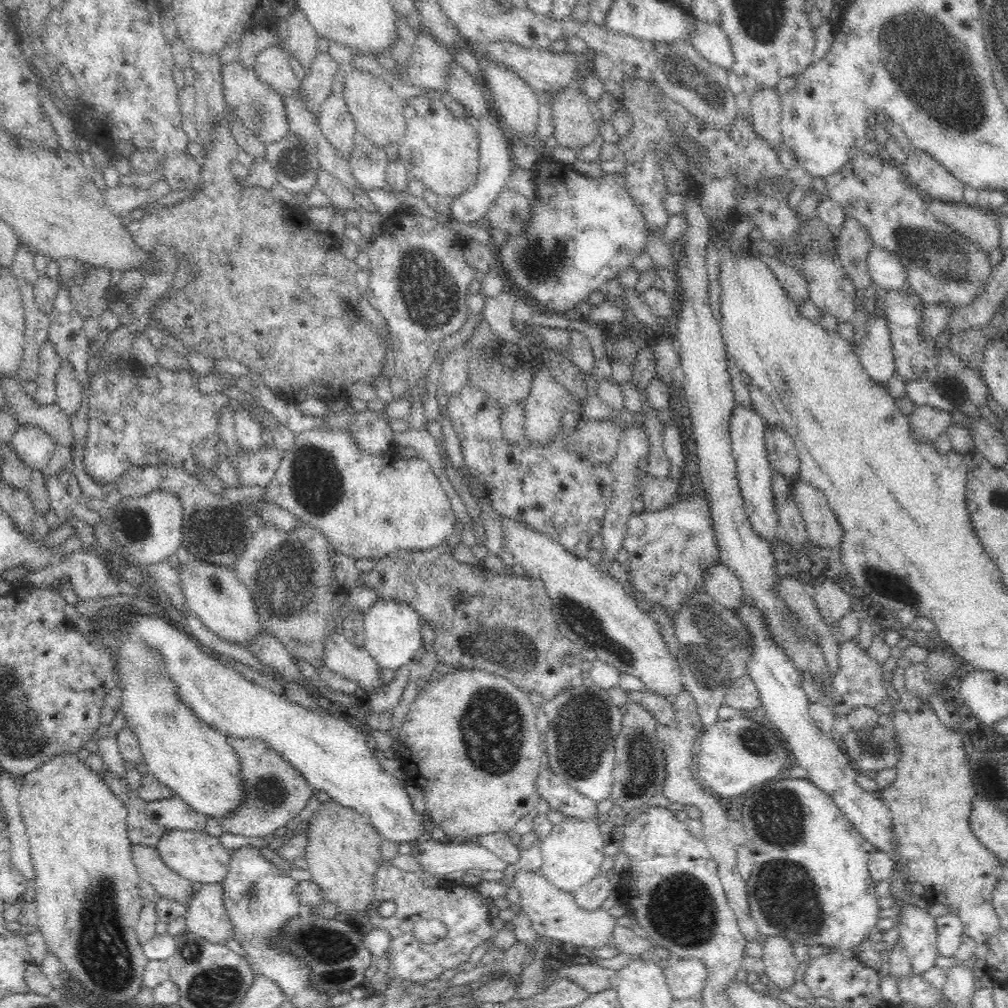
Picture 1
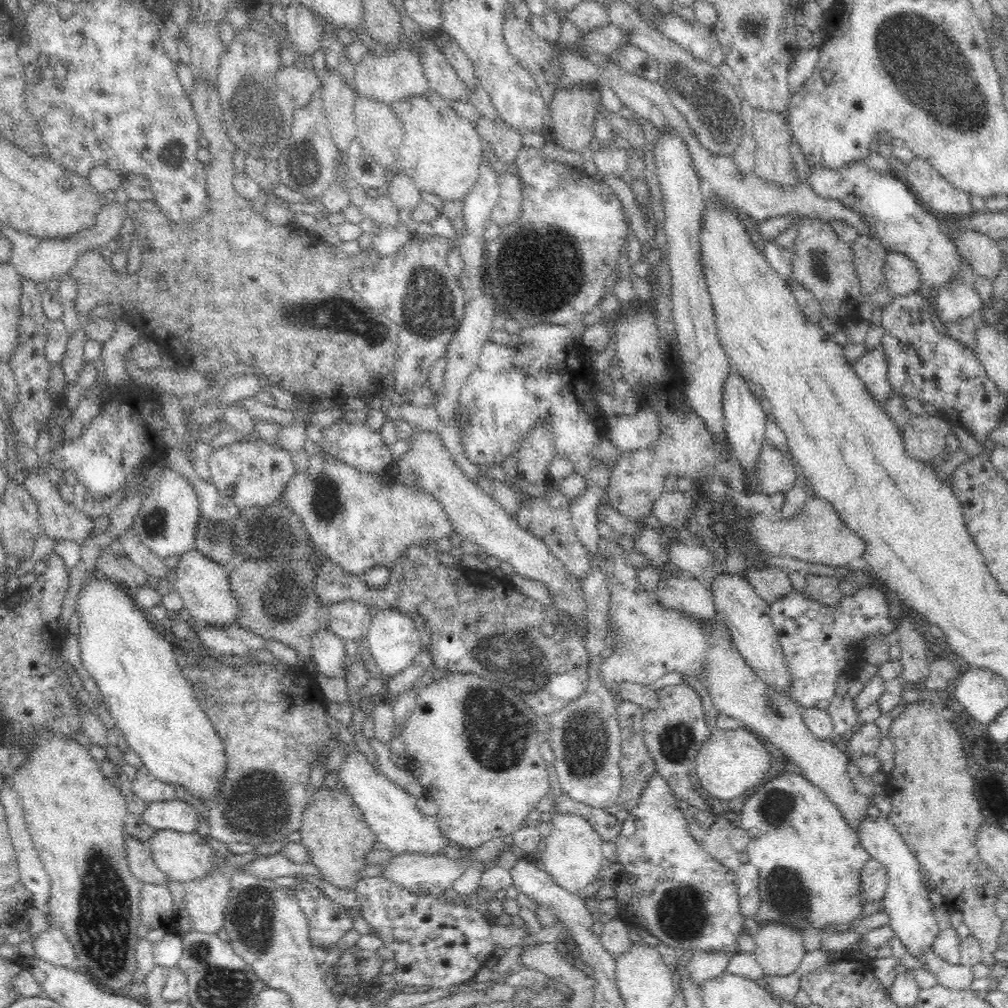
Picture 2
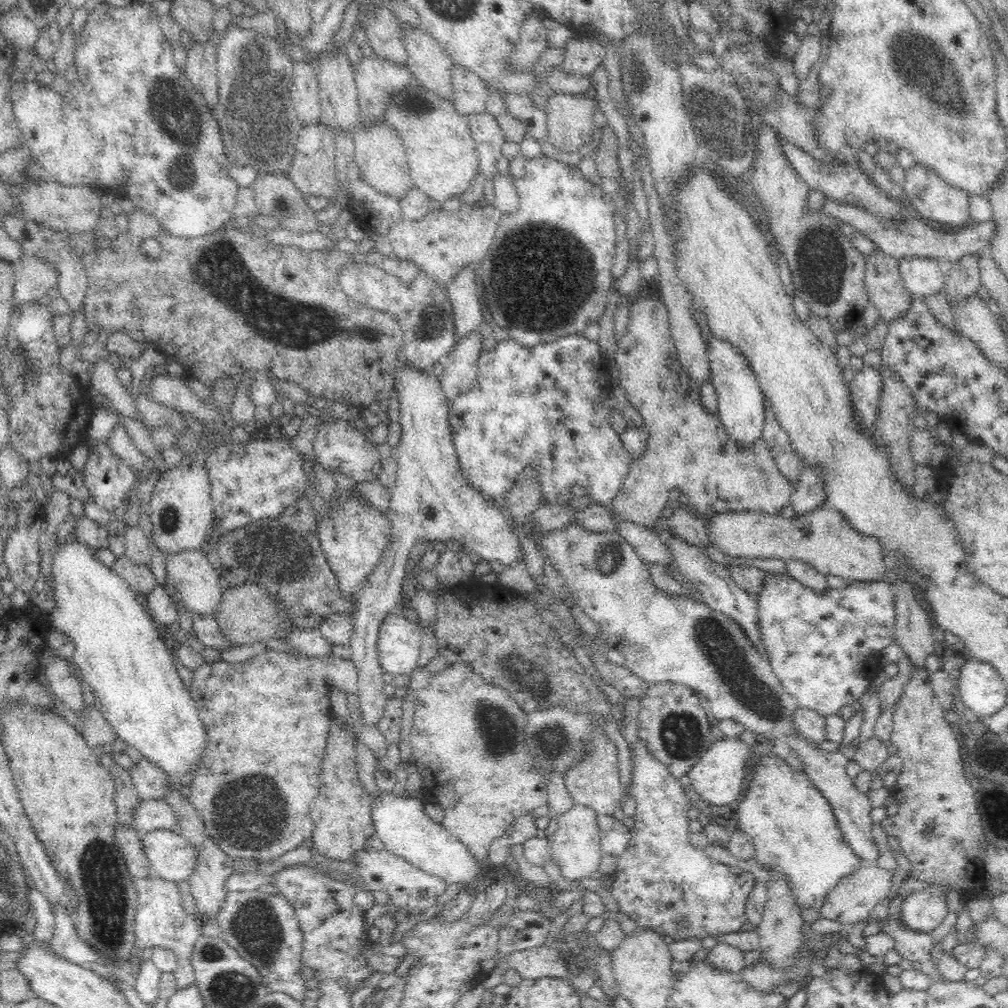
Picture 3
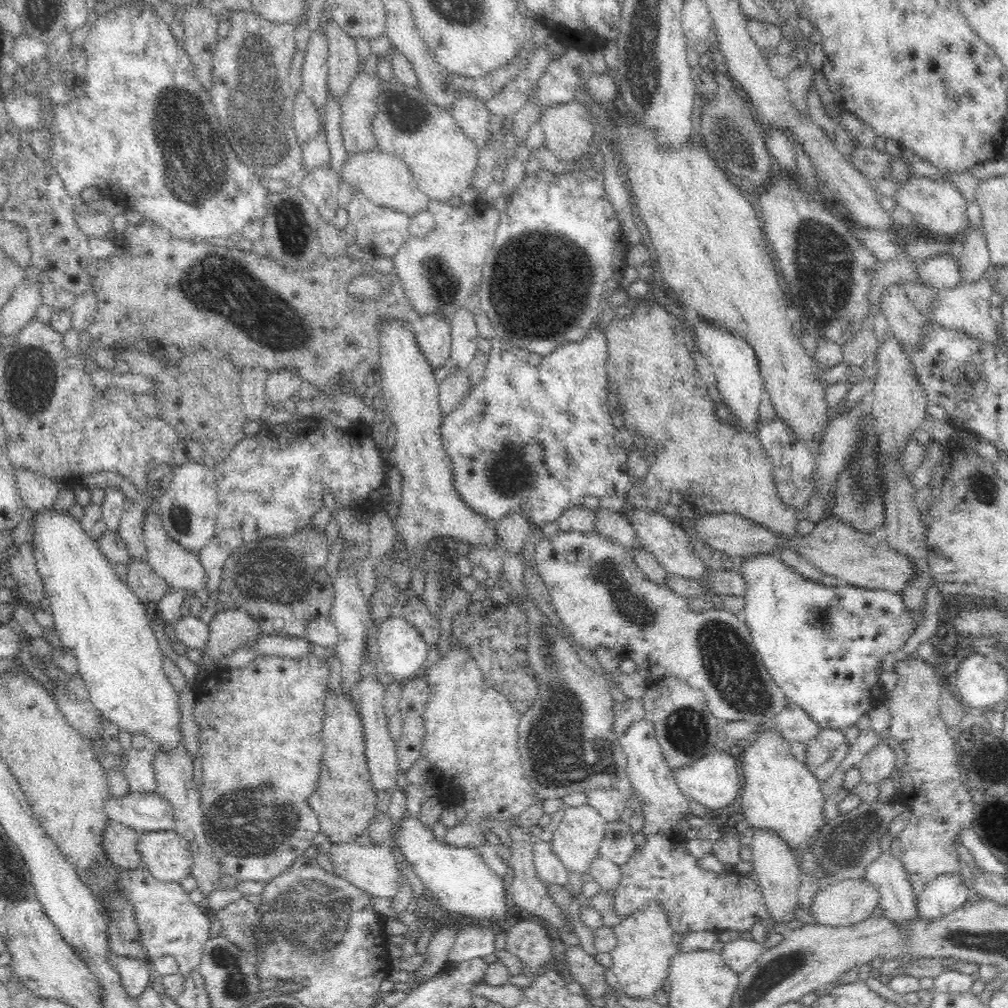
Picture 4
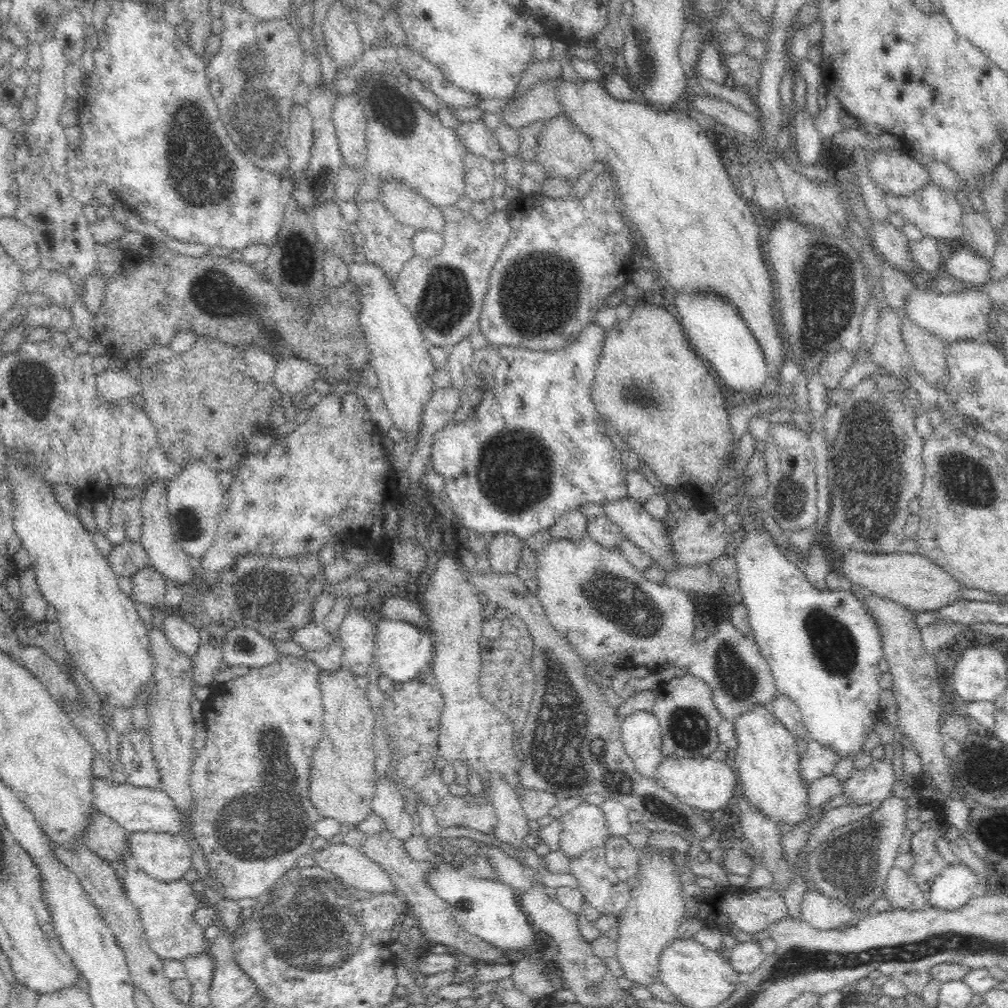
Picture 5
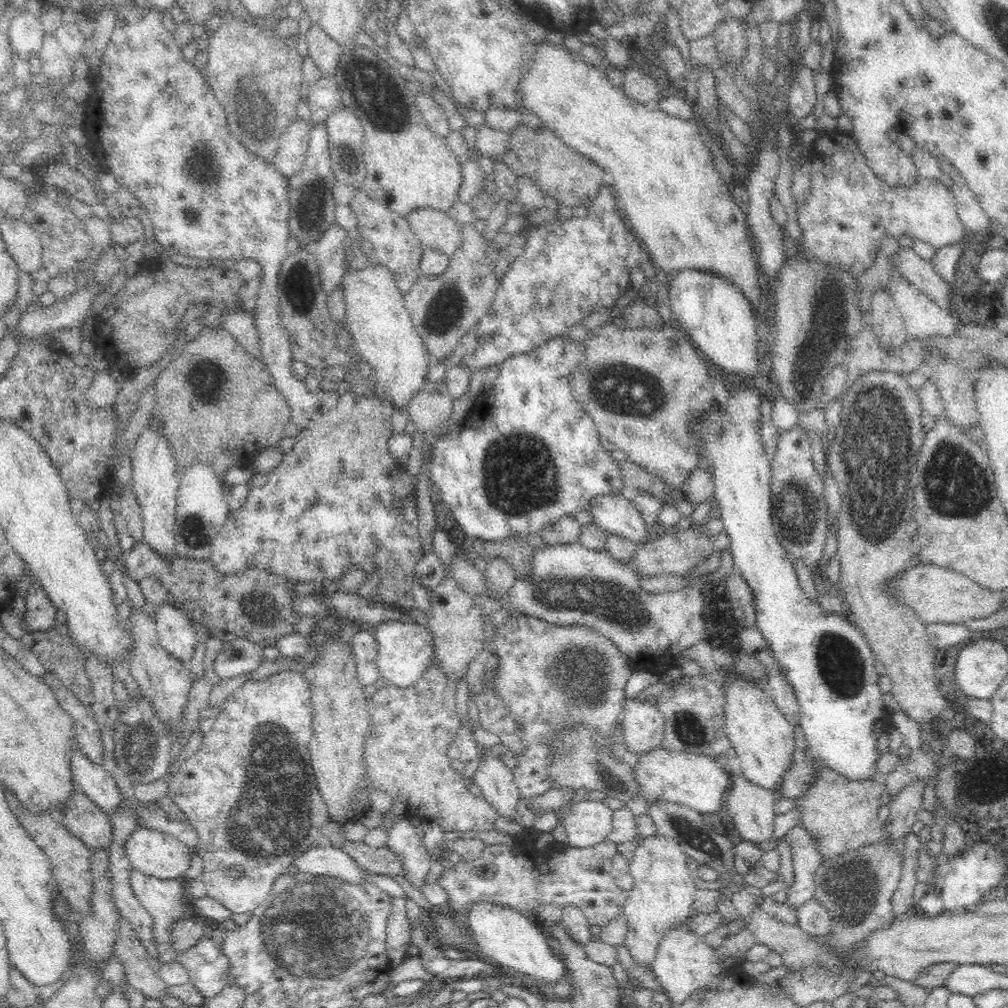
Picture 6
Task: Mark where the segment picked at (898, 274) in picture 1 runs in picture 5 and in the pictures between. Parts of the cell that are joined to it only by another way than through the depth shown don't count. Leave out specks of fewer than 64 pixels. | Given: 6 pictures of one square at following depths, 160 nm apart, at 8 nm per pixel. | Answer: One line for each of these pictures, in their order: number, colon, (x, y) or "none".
2: (903, 278)
3: (922, 277)
4: (941, 271)
5: (971, 268)

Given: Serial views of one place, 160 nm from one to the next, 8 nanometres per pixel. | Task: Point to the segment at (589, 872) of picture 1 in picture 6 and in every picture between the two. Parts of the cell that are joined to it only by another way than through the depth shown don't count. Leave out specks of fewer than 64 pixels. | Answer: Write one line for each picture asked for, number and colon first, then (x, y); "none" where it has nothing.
2: (572, 856)
3: (576, 844)
4: (576, 842)
5: (583, 827)
6: (588, 822)

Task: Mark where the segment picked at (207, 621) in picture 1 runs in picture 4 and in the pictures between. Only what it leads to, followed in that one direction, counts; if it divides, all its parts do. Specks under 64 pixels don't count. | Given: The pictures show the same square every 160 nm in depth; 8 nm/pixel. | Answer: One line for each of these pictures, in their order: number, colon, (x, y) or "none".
2: (204, 587)
3: (199, 585)
4: (180, 568)

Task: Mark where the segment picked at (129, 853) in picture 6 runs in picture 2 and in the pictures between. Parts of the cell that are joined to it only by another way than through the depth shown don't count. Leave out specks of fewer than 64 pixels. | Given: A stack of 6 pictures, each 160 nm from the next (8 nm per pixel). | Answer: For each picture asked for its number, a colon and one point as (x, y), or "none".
2: (182, 857)
3: (170, 856)
4: (167, 855)
5: (165, 857)

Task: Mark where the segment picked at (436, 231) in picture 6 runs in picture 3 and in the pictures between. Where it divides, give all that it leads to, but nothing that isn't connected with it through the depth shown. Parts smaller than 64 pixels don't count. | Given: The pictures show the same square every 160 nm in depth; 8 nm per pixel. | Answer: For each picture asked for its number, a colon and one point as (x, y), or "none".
3: (379, 154)
4: (384, 180)
5: (410, 209)

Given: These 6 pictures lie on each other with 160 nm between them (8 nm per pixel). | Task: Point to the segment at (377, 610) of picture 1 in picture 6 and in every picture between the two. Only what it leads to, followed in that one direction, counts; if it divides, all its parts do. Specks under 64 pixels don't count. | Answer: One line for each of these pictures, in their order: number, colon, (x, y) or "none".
2: (393, 640)
3: (399, 641)
4: (403, 651)
5: (403, 651)
6: (405, 649)

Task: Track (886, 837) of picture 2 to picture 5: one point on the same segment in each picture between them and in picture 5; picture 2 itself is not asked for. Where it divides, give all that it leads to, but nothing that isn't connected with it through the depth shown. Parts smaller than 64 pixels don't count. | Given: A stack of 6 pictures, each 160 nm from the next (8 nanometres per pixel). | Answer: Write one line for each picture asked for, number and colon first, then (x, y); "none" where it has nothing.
3: (924, 910)
4: (950, 893)
5: (957, 884)

